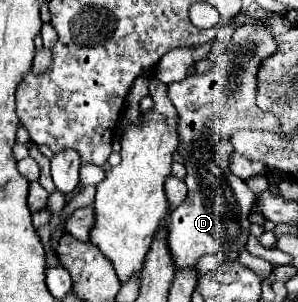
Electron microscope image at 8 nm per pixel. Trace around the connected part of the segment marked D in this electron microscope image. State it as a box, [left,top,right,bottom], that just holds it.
[167,25,281,269]

